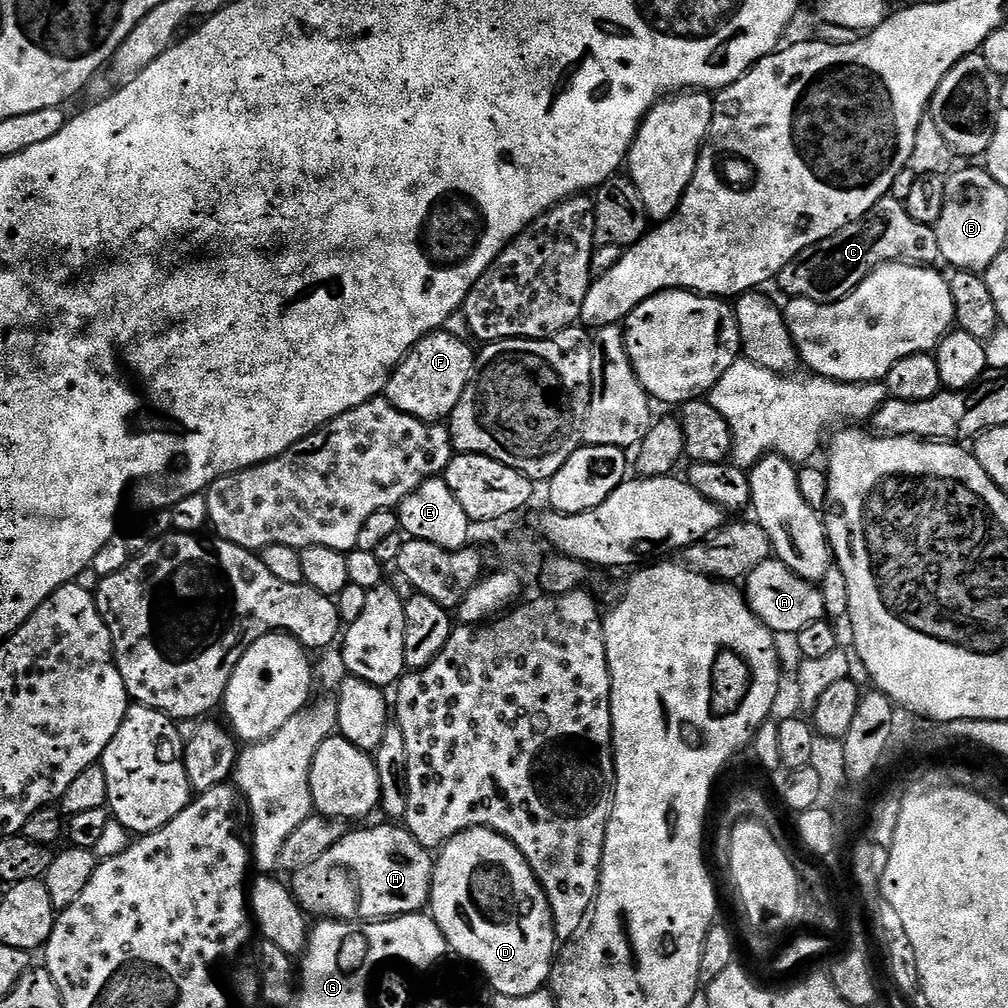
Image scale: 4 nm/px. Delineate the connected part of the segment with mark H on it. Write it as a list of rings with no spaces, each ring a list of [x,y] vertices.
[[[384,822],[388,824],[376,824],[373,828],[360,828],[357,832],[348,830],[345,835],[336,844],[330,846],[324,854],[316,862],[310,863],[304,869],[298,869],[290,880],[290,891],[296,897],[297,904],[304,909],[309,917],[315,918],[331,918],[334,920],[350,920],[353,922],[375,922],[377,920],[387,920],[398,916],[411,916],[413,914],[420,914],[429,907],[430,897],[432,894],[432,865],[434,863],[434,856],[429,849],[423,848],[422,845],[416,841],[407,828],[397,826],[395,823]]]

